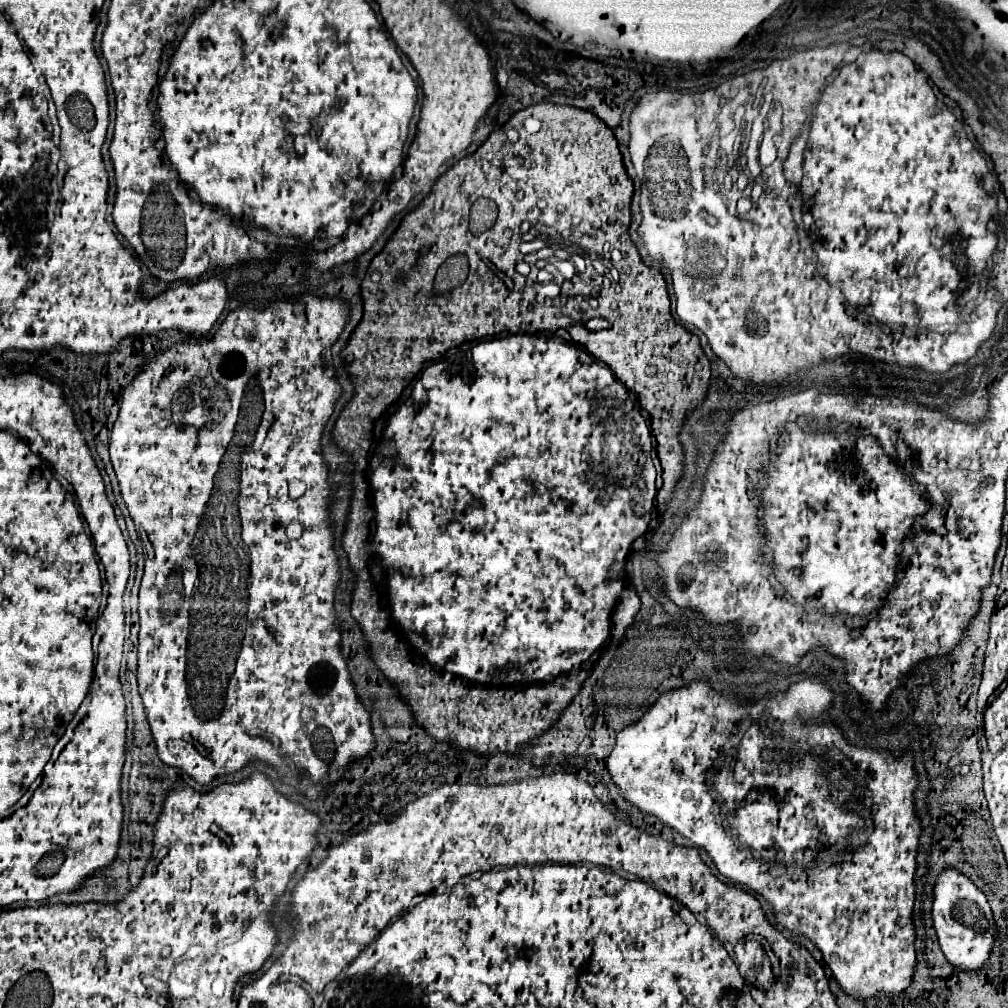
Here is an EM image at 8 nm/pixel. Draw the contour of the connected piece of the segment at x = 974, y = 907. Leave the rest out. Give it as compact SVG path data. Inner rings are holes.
M946 868L938 874L932 888L932 920L940 948L950 964L964 970L978 970L990 958L990 946L996 938L996 926L986 896L958 870Z

